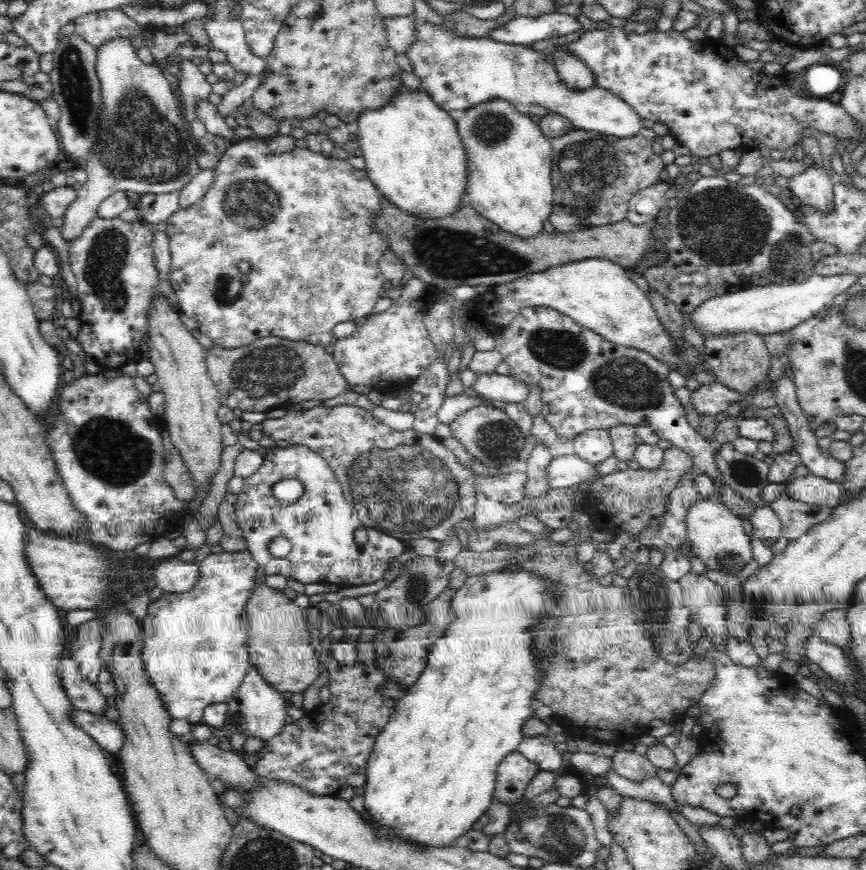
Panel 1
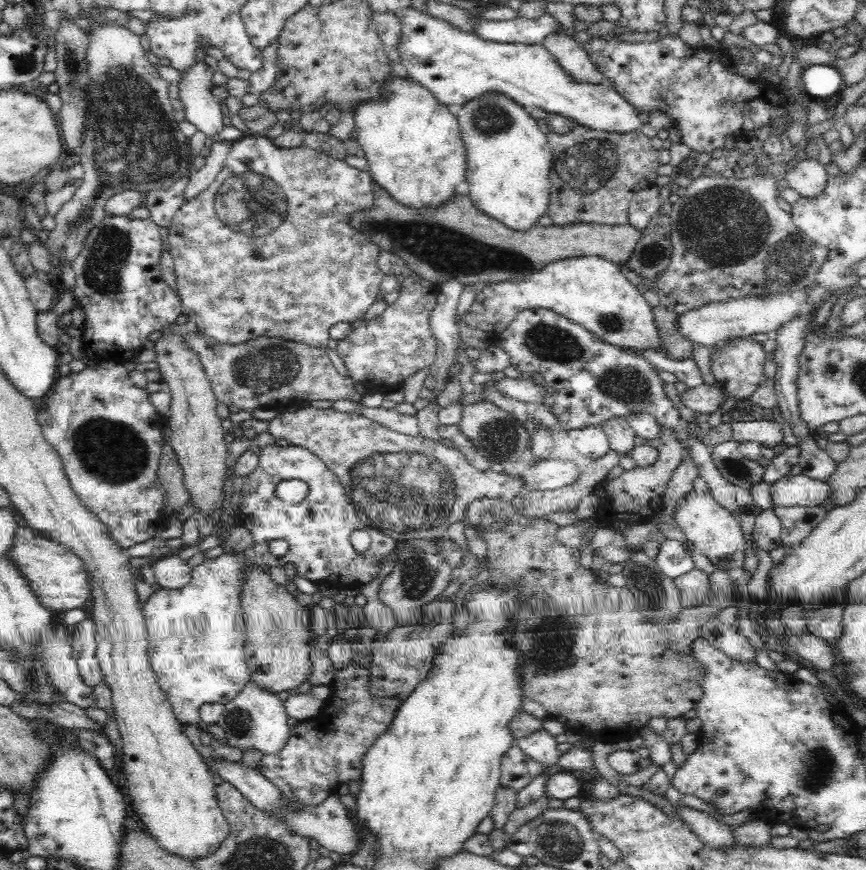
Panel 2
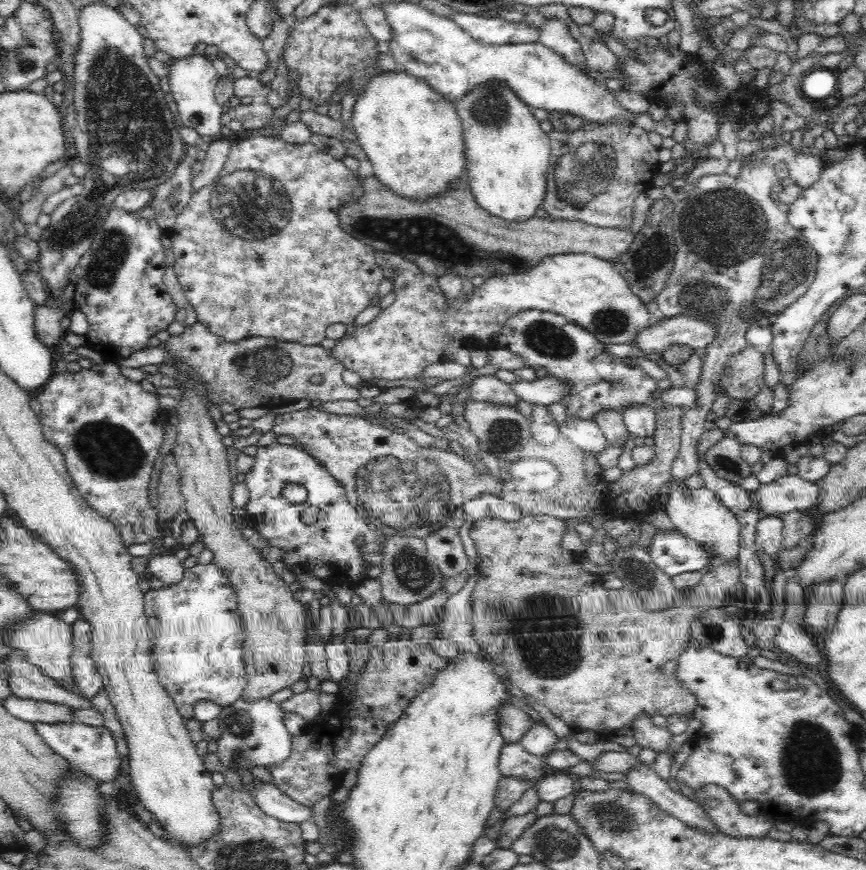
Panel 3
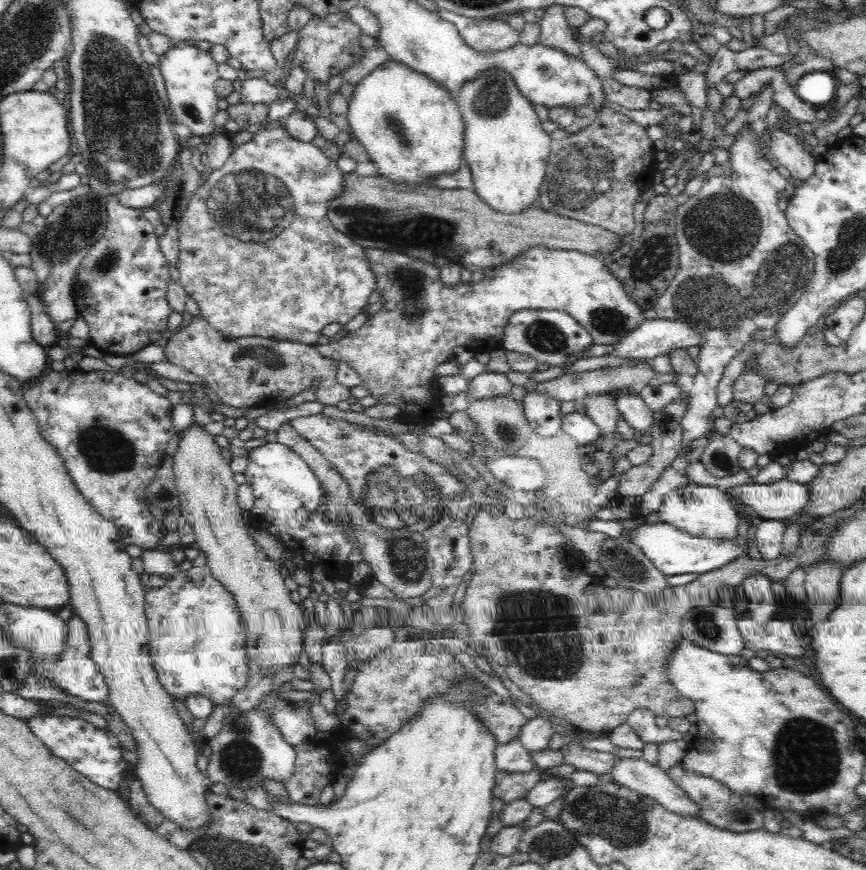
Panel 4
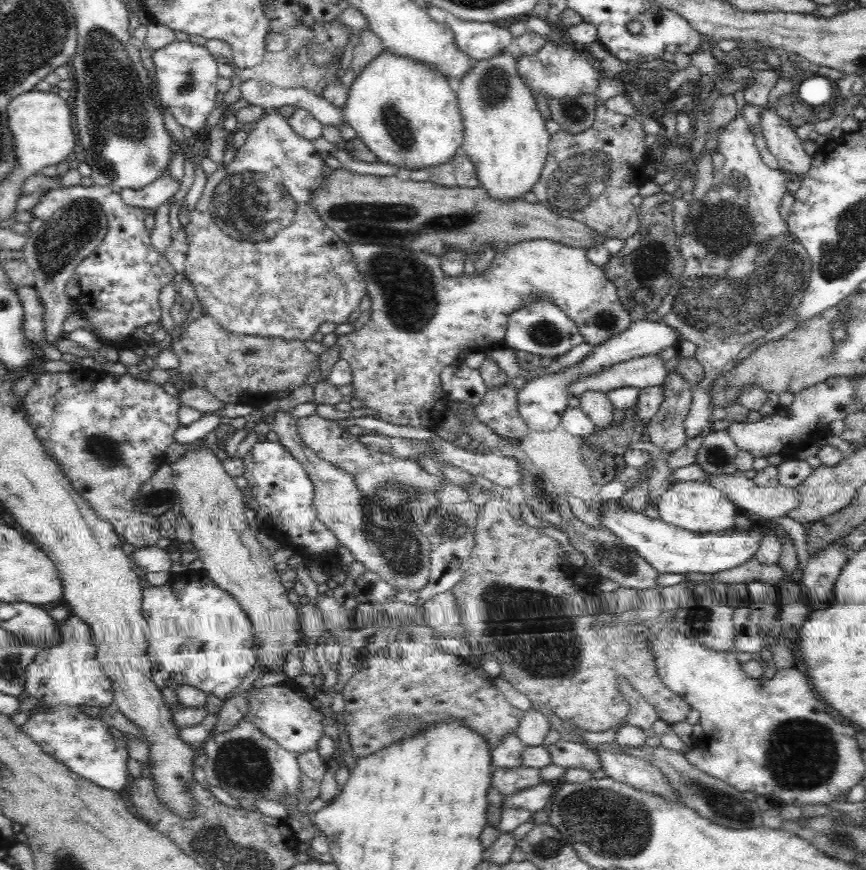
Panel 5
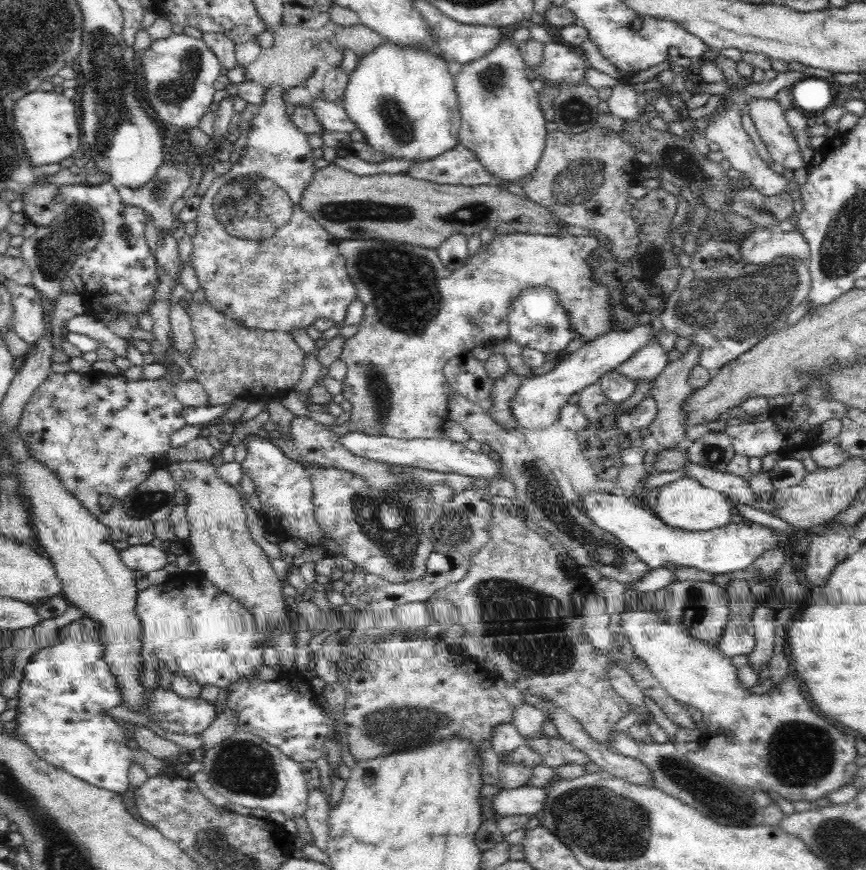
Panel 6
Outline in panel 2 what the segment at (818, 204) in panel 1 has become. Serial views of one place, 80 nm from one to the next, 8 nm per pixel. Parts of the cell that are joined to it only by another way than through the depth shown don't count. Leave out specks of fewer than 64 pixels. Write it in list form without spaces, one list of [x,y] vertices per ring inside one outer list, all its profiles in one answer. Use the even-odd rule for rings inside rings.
[[[796,159],[792,168],[787,172],[789,186],[794,188],[800,196],[811,199],[812,196],[820,195],[826,188],[826,169],[818,162],[818,159]]]

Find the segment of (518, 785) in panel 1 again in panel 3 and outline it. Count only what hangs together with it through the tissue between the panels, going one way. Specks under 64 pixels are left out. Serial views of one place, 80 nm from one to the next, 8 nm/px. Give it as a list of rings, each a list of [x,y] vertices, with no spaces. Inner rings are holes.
[[[520,742],[505,744],[500,751],[499,770],[501,776],[538,781],[544,772],[544,766],[542,757],[530,754]]]

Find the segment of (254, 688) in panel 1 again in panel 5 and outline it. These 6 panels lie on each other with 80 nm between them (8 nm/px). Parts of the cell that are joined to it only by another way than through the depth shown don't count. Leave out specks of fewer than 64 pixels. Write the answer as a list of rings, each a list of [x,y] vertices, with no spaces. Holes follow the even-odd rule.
[[[247,720],[238,722],[238,726],[234,726],[230,732],[206,740],[200,751],[206,754],[206,764],[203,766],[206,781],[210,786],[226,790],[238,802],[244,798],[256,804],[260,800],[268,799],[285,806],[284,802],[288,798],[297,799],[302,785],[297,757],[259,732],[257,727]]]

